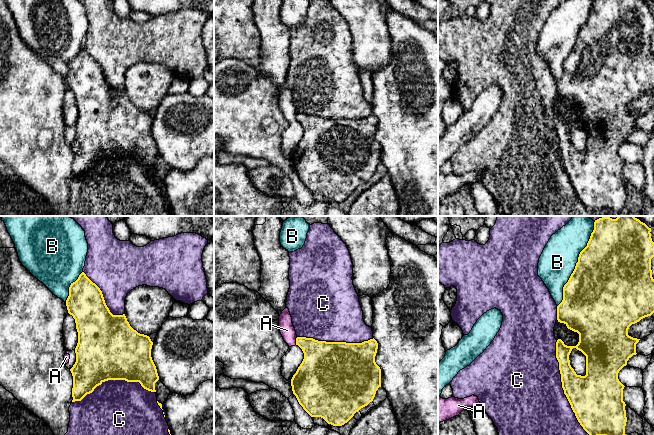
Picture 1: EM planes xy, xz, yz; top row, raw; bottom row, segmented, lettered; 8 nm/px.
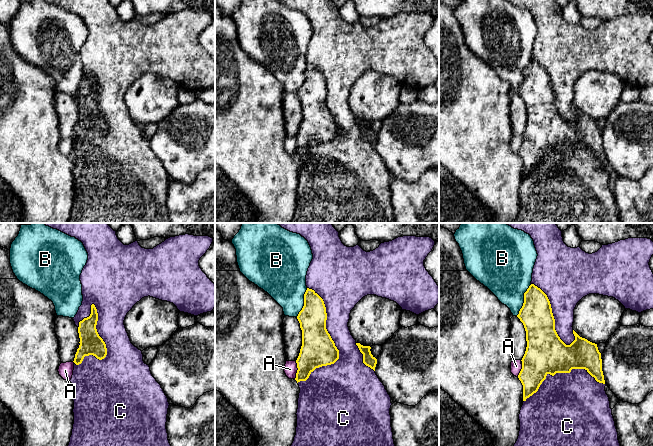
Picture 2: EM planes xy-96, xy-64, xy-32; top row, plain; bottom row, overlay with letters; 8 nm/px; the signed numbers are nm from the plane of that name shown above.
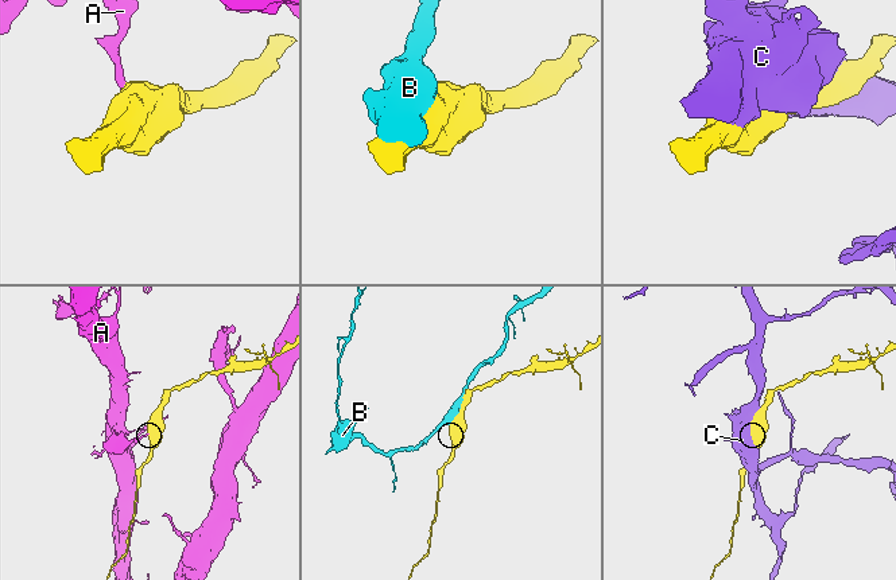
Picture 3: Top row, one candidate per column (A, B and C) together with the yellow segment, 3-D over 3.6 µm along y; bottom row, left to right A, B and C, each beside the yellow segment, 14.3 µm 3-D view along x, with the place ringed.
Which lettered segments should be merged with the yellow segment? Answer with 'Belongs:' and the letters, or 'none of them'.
Belongs: none of them

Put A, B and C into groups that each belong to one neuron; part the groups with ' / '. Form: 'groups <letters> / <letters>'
groups A / B / C

